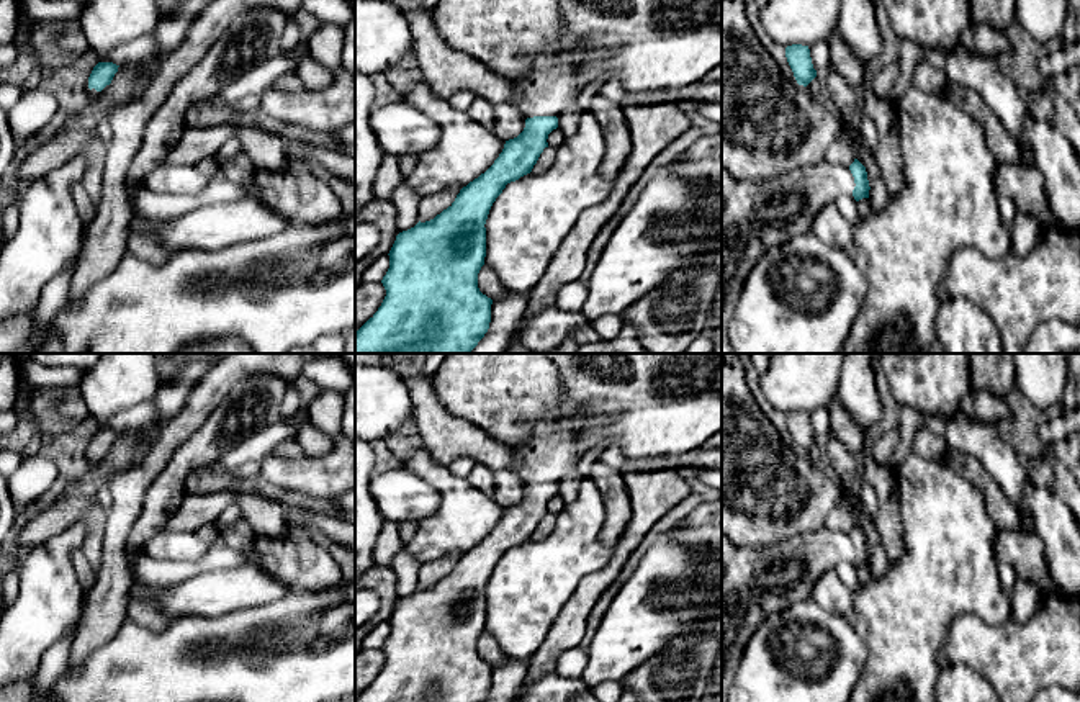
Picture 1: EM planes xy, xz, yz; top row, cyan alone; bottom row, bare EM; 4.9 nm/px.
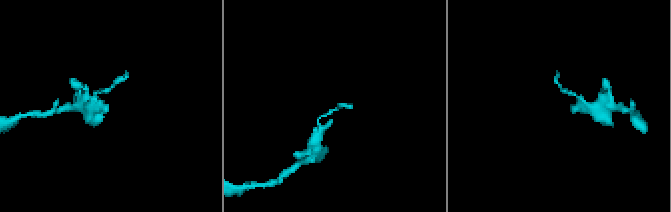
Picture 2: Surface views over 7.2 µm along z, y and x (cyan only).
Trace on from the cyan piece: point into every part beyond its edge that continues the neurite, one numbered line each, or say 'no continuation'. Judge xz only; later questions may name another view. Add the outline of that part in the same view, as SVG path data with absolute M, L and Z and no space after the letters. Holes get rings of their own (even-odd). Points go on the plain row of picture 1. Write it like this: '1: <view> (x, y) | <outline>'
1: xz (648, 404) | M547 353L556 365L563 401L558 409L535 425L533 434L520 447L514 448L515 465L512 470L519 475L524 484L533 483L560 483L573 476L576 465L583 455L596 447L619 445L627 458L651 457L651 455L686 455L697 450L712 435L722 432L722 353Z

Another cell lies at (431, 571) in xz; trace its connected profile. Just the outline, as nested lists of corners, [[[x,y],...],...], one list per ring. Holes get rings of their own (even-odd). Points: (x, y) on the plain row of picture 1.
[[[447,555],[432,561],[419,565],[419,587],[425,589],[434,586],[443,576],[452,573],[461,555]]]

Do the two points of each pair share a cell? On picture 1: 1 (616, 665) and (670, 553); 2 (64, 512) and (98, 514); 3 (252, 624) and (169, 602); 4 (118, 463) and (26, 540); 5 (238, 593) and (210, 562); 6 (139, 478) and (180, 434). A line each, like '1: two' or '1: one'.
1: one
2: two
3: two
4: one
5: two
6: one

